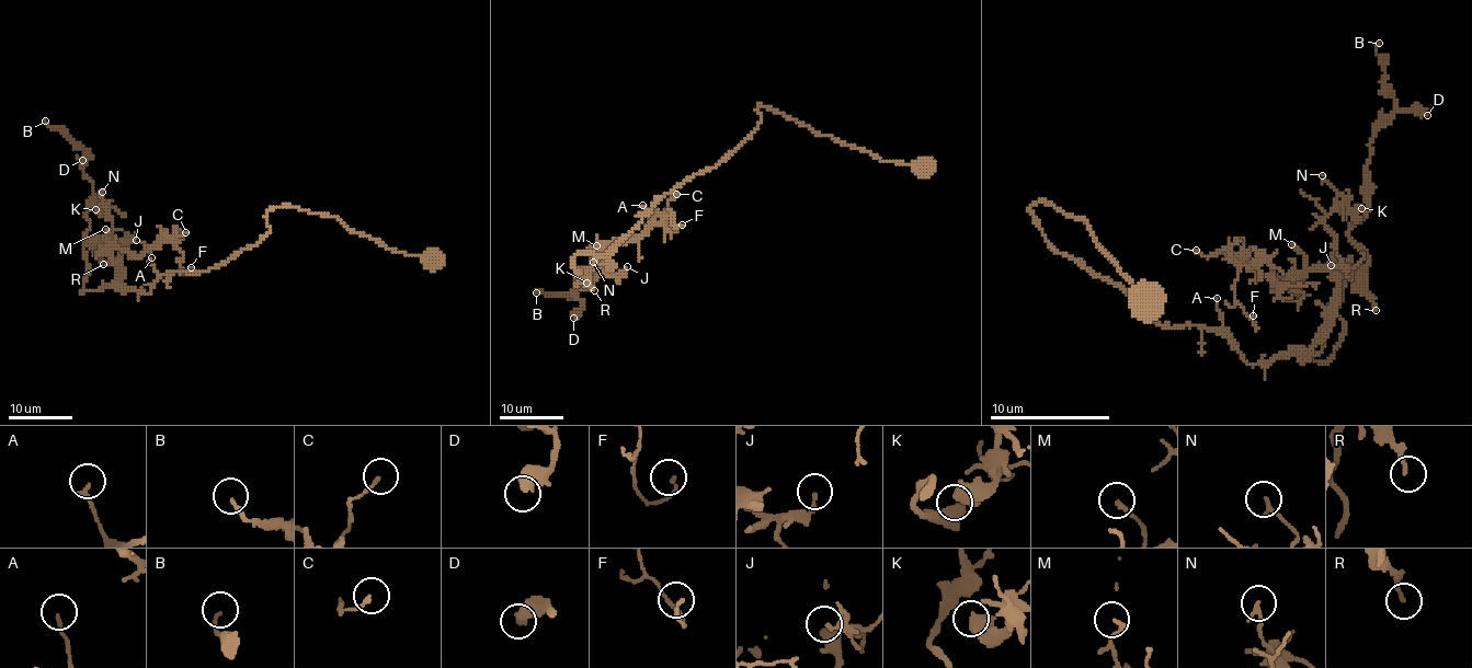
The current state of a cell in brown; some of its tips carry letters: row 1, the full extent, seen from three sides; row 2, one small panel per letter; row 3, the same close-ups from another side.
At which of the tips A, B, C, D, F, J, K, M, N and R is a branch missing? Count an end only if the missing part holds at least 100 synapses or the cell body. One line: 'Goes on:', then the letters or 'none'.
Goes on: none

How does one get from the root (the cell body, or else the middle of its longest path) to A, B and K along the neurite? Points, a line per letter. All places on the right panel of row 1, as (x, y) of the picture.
A: (1148, 304), (1084, 220), (1048, 202), (1030, 208), (1060, 253), (1111, 280), (1160, 325), (1222, 327), (1217, 298)
B: (1148, 304), (1084, 220), (1030, 208), (1160, 325), (1303, 352), (1331, 268), (1367, 262), (1379, 43)
K: (1148, 304), (1084, 220), (1030, 208), (1250, 364), (1313, 343), (1325, 220), (1361, 208)

